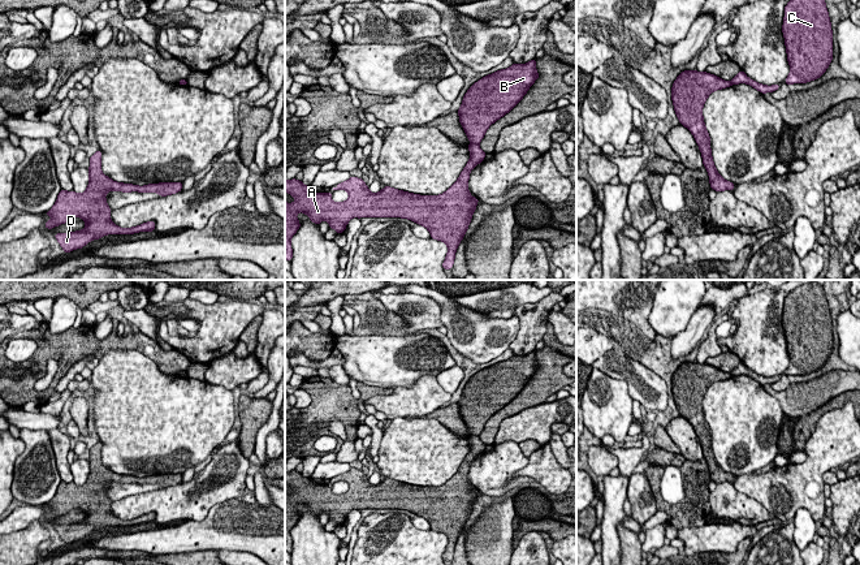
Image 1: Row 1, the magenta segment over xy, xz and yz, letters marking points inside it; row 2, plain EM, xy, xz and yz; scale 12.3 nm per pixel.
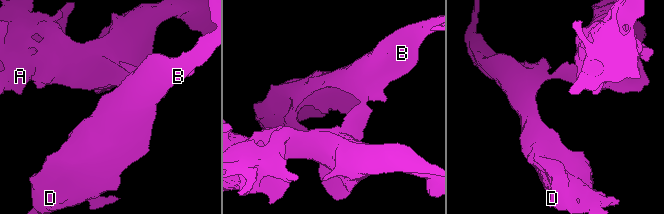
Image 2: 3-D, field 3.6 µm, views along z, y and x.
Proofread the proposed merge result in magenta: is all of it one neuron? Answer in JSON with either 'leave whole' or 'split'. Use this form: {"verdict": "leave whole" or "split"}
{"verdict": "split"}

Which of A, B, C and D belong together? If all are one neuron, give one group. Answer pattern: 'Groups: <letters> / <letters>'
Groups: A C / B D

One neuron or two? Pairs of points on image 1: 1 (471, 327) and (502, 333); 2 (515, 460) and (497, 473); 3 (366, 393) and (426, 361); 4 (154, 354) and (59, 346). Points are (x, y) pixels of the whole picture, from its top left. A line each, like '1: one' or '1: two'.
1: one
2: one
3: two
4: one

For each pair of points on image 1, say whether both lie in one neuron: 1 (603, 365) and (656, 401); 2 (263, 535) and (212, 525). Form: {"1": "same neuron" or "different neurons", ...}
{"1": "same neuron", "2": "same neuron"}

